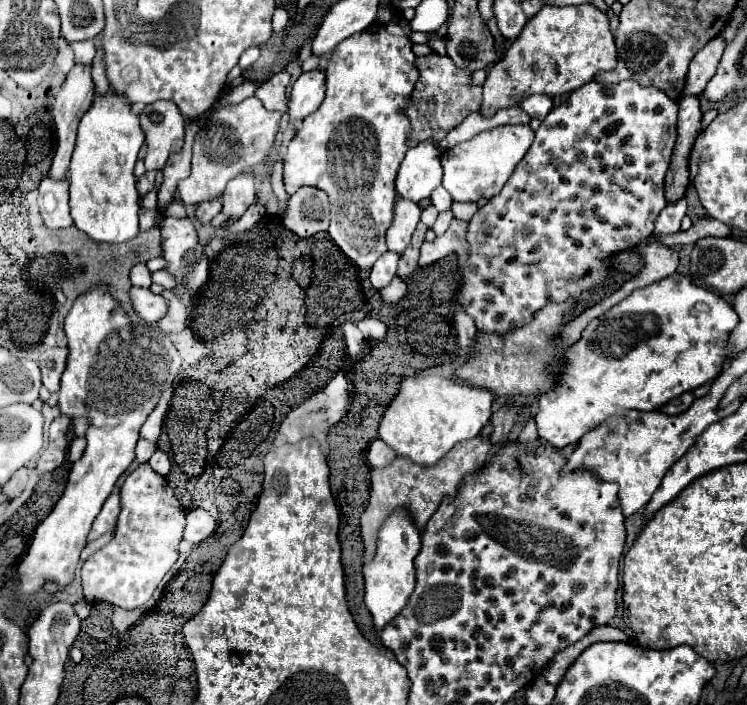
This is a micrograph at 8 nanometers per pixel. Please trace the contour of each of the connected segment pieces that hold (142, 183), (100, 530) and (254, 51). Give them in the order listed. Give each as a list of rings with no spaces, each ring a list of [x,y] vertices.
[[[147,171],[143,177],[139,177],[139,181],[137,181],[137,191],[139,191],[139,195],[141,197],[145,197],[151,189],[155,187],[155,171]]]
[[[113,491],[107,501],[103,503],[101,507],[101,513],[97,515],[95,523],[93,523],[93,529],[89,533],[89,541],[101,537],[103,533],[111,531],[115,525],[117,525],[117,515],[119,515],[119,491]]]
[[[249,47],[249,49],[241,55],[241,59],[239,59],[239,67],[241,67],[241,69],[247,69],[249,65],[253,65],[253,63],[257,61],[257,57],[259,57],[259,47]]]

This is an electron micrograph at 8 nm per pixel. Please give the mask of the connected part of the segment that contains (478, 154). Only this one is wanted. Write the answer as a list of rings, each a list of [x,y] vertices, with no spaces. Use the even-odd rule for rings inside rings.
[[[501,125],[497,129],[479,133],[475,139],[469,139],[443,151],[443,187],[451,193],[455,201],[491,199],[503,189],[503,185],[507,183],[531,143],[533,131],[529,125]]]

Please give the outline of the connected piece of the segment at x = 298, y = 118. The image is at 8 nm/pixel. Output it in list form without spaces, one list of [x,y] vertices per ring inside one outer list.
[[[317,69],[311,73],[303,73],[293,83],[291,95],[287,99],[289,121],[299,127],[305,117],[309,117],[313,111],[319,109],[323,99],[325,99],[325,73]]]

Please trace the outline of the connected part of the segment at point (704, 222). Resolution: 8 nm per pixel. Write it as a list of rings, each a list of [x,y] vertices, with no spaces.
[[[697,219],[691,229],[687,231],[679,231],[673,235],[659,236],[659,241],[669,245],[669,247],[675,247],[675,245],[685,245],[685,243],[695,243],[697,239],[701,237],[727,237],[731,233],[731,229],[717,221],[717,219]]]

